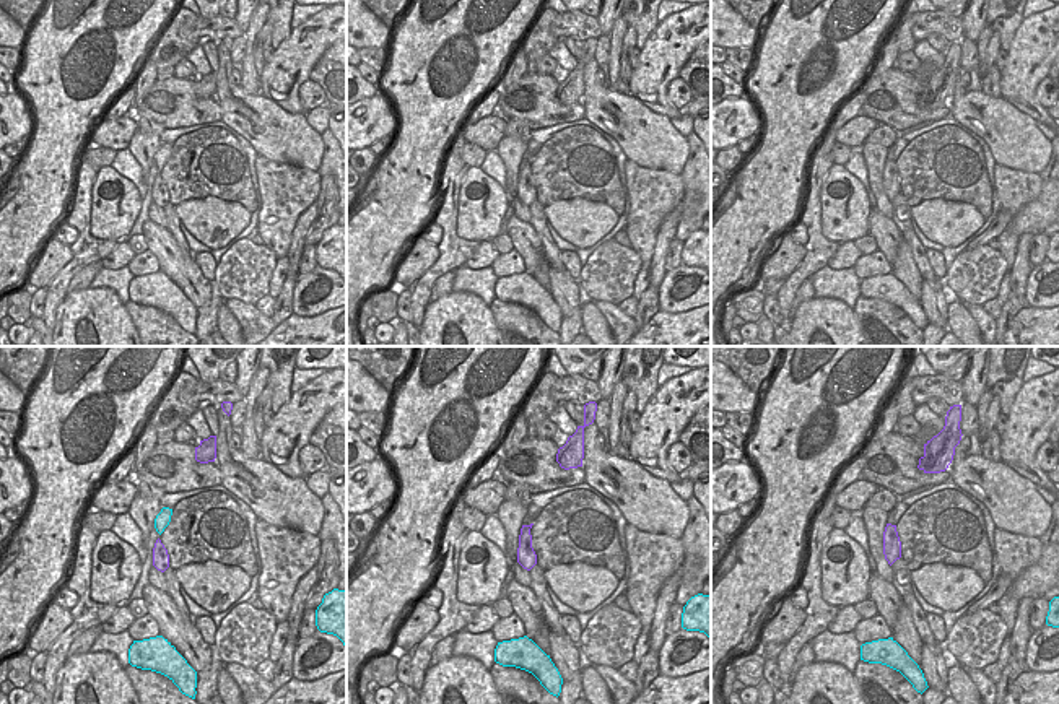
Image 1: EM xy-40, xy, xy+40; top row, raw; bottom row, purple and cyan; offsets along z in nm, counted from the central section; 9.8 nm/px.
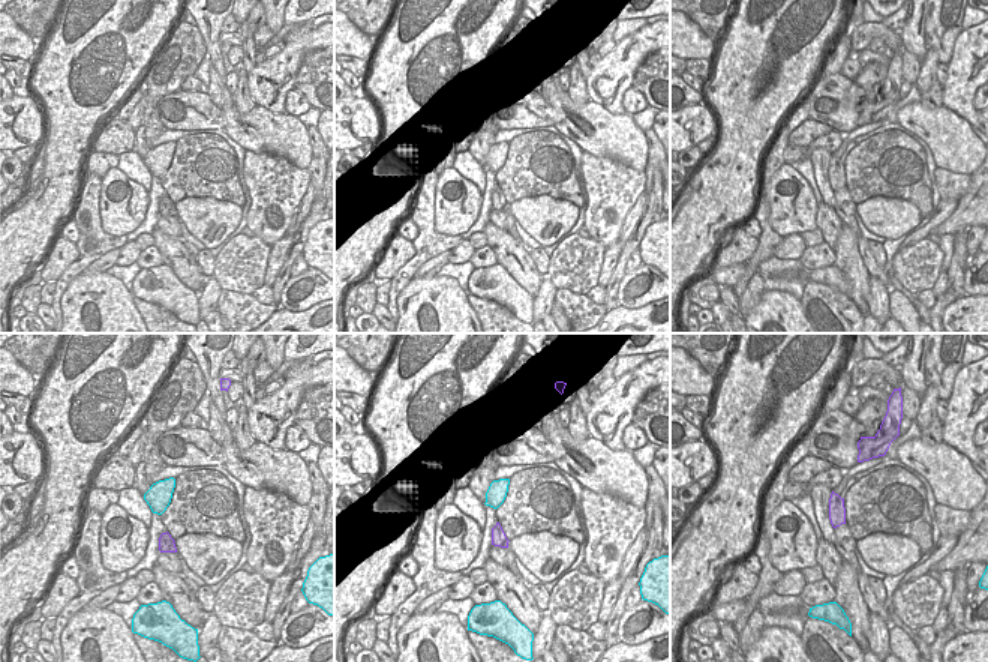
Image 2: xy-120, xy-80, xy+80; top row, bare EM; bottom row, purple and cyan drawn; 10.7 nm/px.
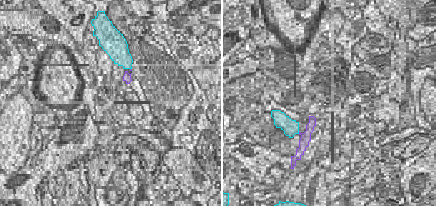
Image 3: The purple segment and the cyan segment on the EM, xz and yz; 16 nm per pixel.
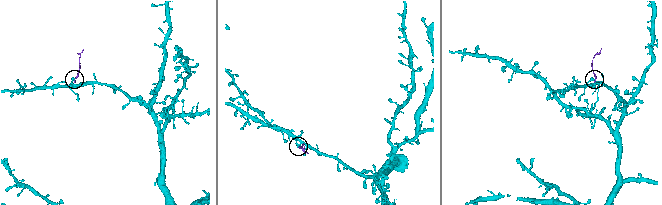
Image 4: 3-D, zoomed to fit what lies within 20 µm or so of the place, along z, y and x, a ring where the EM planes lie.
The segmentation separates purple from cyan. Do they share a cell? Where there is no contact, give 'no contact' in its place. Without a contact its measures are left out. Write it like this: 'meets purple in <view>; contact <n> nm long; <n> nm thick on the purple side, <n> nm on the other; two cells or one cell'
no contact; two cells

